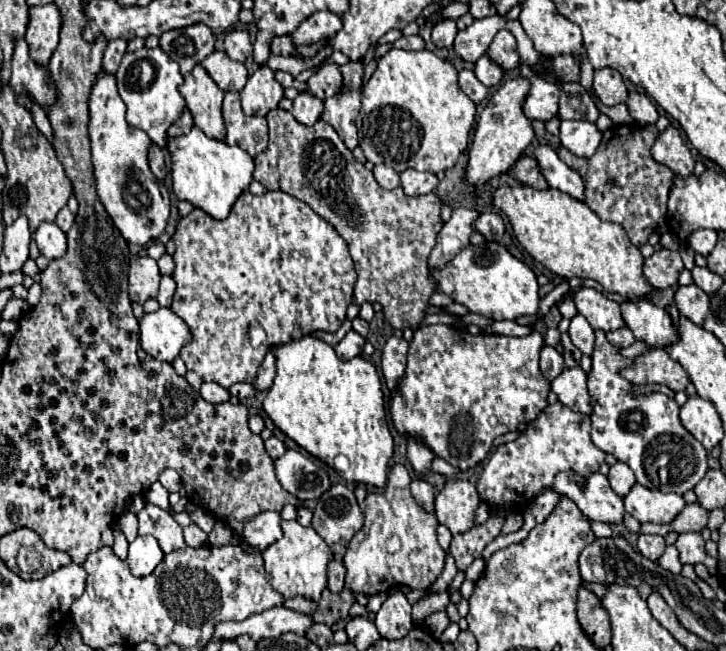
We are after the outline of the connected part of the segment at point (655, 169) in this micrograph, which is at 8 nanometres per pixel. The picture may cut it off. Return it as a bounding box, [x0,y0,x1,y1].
[559,124,673,246]

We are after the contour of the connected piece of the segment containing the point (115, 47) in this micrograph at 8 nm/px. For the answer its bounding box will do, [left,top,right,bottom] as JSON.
[103,40,127,74]

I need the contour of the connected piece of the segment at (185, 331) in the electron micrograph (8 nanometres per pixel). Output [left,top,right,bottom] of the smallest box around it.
[139,308,193,364]

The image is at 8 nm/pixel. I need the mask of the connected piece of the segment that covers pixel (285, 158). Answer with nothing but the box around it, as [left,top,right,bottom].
[253,108,443,328]

